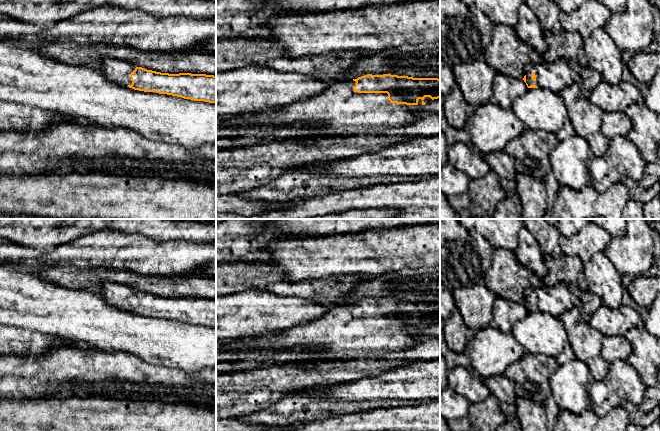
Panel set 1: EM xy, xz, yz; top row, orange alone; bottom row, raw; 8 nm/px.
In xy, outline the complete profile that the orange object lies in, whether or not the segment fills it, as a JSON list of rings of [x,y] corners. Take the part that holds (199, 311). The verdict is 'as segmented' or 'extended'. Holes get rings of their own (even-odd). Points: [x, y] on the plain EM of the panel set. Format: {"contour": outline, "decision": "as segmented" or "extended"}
{"contour": [[[111,281],[104,282],[102,296],[109,305],[134,314],[216,327],[216,300],[214,299],[161,297]]], "decision": "extended"}

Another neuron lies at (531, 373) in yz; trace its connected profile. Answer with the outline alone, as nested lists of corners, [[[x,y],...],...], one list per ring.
[[[525,352],[503,375],[515,383],[517,397],[543,404],[552,395],[550,376],[558,367],[559,363],[554,357]]]

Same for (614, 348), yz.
[[[604,336],[602,339],[602,356],[610,364],[615,360],[628,359],[632,346],[625,336]]]

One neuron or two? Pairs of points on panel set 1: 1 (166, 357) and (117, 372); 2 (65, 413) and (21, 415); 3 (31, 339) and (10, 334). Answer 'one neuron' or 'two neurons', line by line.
1: two neurons
2: one neuron
3: one neuron

